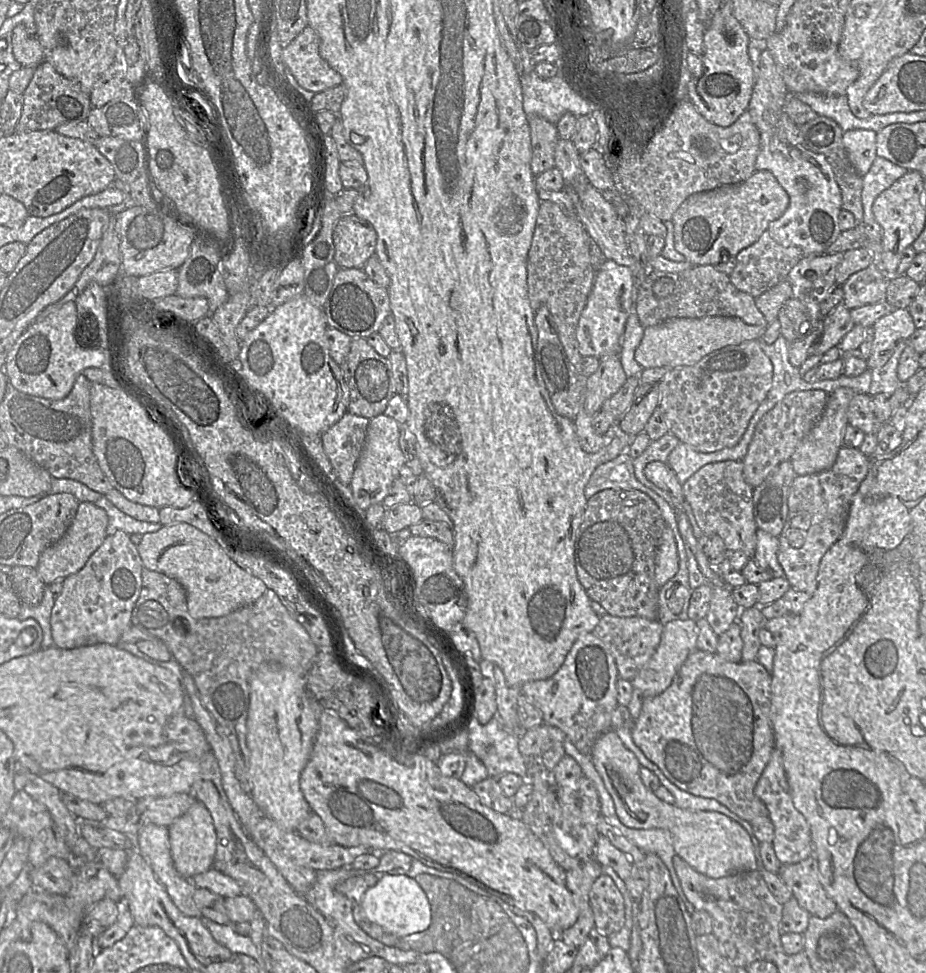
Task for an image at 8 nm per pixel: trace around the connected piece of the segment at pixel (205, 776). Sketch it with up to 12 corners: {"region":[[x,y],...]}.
{"region":[[210,750],[190,794],[213,819],[211,868],[293,949],[333,926],[244,832]]}

